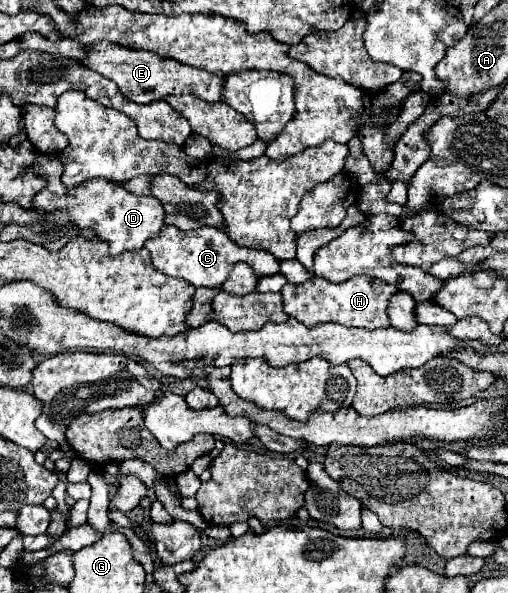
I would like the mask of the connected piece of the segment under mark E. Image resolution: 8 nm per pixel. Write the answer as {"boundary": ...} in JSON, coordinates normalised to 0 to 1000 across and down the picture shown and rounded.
{"boundary":[[[195,67],[195,74],[167,74],[167,81],[171,81],[171,94],[159,101],[159,108],[195,121],[199,128],[222,135],[234,145],[238,159],[250,169],[262,169],[270,175],[297,175],[297,172],[321,169],[325,162],[352,162],[352,159],[380,159],[415,175],[435,169],[439,128],[431,128],[431,125],[360,111],[348,101],[317,98],[301,88],[238,81],[211,67]]]}

